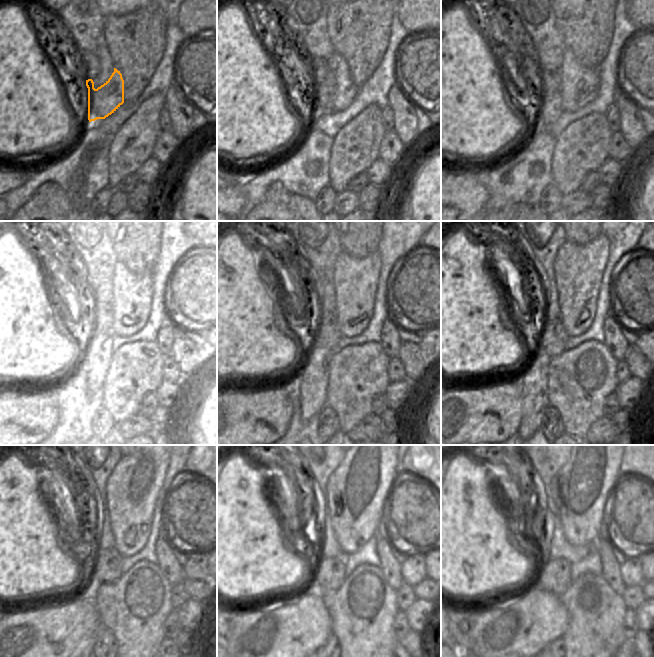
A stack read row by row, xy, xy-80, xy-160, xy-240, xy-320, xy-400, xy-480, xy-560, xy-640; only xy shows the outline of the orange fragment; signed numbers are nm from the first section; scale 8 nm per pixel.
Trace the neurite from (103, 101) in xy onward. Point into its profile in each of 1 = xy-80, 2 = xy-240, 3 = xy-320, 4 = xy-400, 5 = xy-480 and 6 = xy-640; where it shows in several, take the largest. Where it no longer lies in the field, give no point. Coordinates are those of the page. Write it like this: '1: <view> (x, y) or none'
1: xy-80 (346, 90)
2: xy-240 (131, 294)
3: xy-320 (355, 278)
4: xy-400 (578, 269)
5: xy-480 (134, 485)
6: xy-640 (581, 489)

